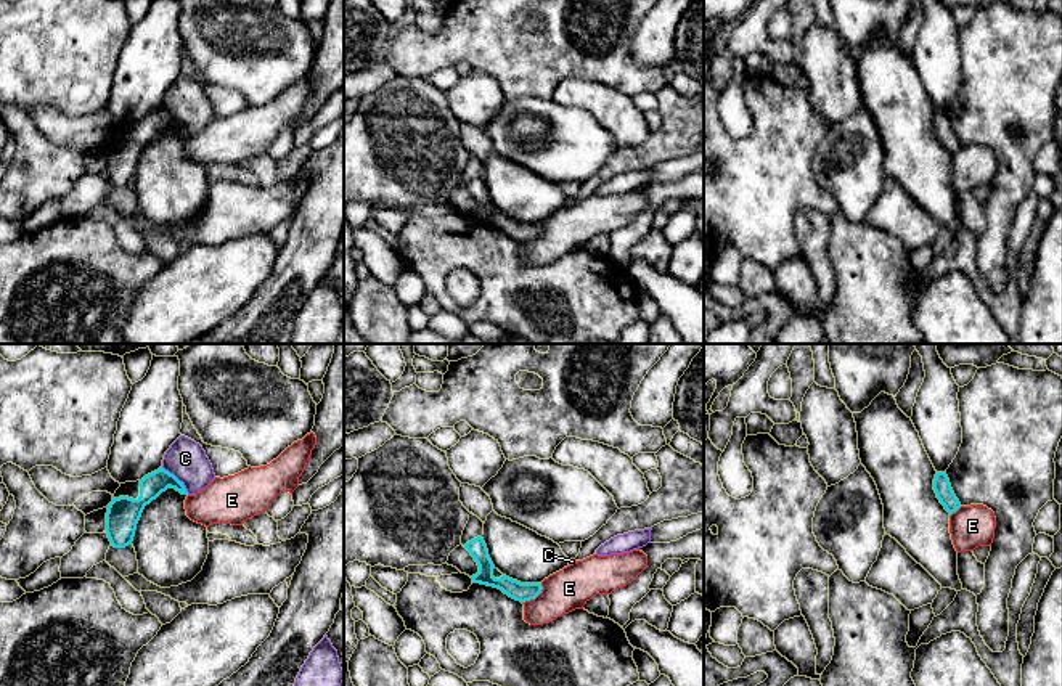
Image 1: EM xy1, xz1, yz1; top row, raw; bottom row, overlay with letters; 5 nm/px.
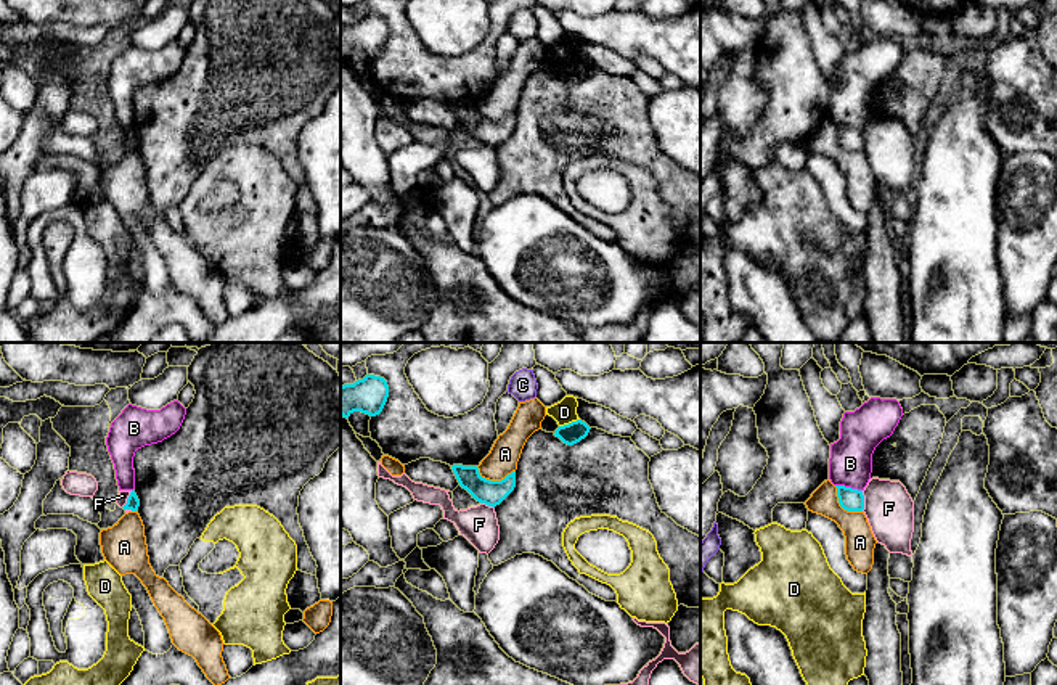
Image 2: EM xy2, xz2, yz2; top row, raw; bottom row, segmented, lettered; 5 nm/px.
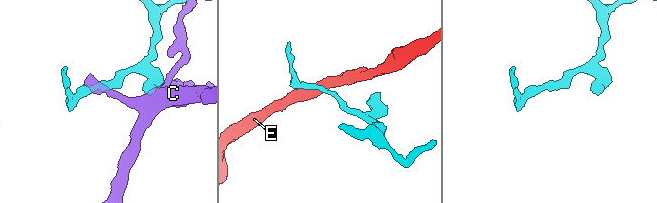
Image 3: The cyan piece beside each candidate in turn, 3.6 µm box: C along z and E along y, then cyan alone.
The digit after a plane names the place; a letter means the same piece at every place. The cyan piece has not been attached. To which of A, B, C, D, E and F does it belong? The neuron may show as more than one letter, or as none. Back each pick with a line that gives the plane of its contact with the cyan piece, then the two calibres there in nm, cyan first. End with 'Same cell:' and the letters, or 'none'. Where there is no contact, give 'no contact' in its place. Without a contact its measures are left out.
Same cell: none

